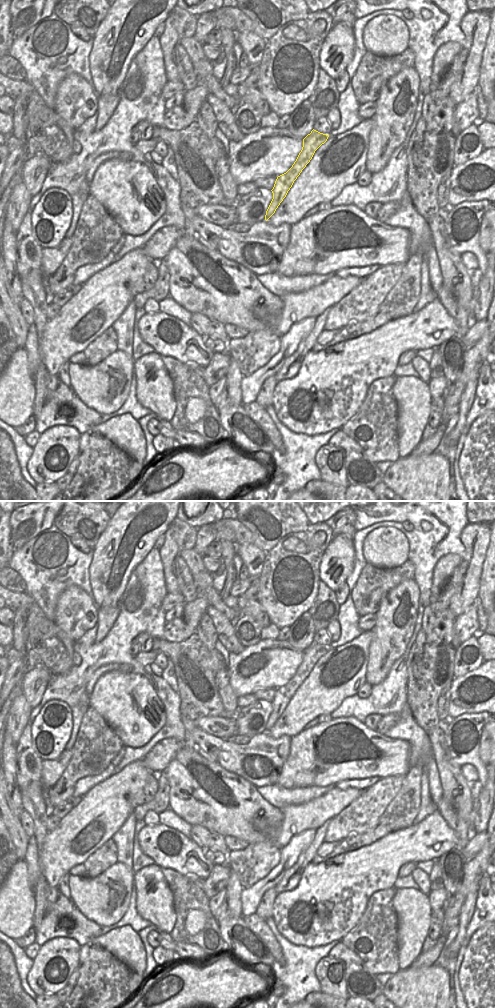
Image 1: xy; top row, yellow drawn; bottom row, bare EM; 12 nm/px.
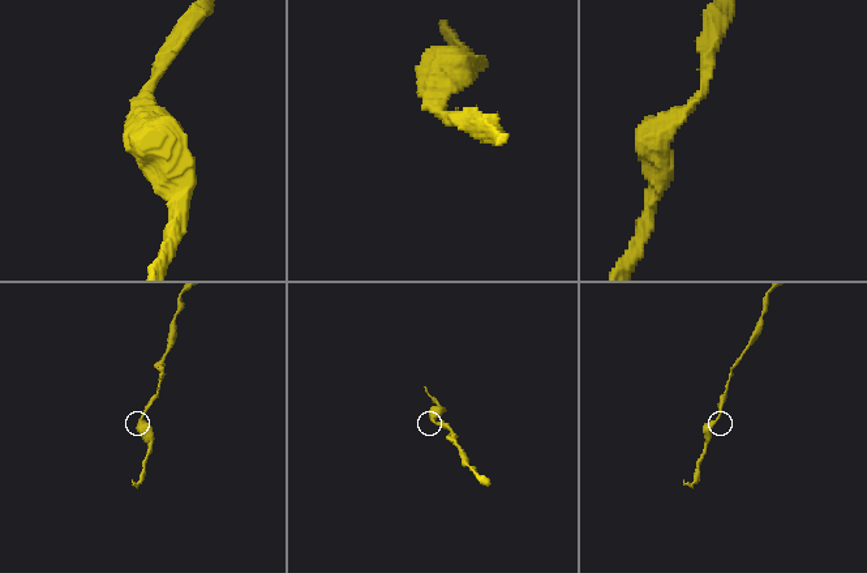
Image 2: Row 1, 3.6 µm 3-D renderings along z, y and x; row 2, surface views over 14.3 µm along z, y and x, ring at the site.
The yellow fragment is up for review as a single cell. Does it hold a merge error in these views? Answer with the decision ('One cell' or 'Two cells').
One cell.

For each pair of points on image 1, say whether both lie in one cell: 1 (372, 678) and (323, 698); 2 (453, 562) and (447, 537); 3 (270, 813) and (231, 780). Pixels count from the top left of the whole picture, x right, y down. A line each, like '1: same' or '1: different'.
1: different
2: different
3: same

